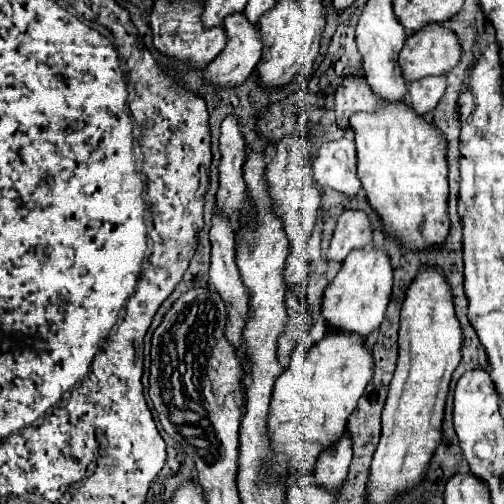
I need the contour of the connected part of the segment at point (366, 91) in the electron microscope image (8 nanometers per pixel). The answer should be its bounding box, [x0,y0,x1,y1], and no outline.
[335,80,379,130]

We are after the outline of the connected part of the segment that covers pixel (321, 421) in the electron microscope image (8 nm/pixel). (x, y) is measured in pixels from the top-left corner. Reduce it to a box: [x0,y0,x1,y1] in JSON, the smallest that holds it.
[269,330,373,484]

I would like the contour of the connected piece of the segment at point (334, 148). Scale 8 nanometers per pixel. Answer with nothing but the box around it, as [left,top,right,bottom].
[313,138,361,200]

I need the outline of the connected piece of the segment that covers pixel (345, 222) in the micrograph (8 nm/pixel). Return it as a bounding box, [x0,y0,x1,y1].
[327,210,373,262]

